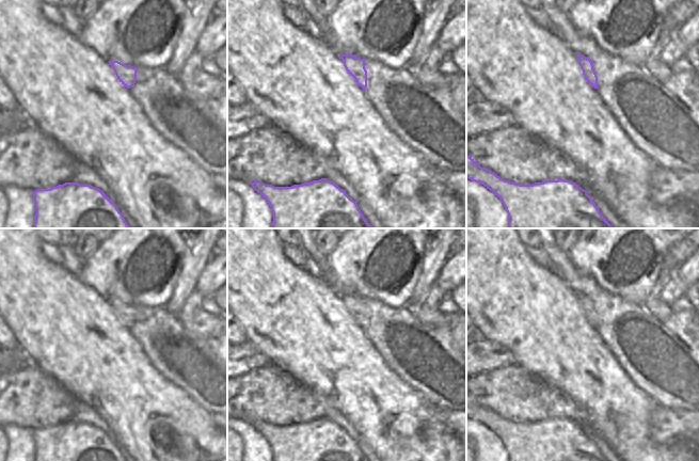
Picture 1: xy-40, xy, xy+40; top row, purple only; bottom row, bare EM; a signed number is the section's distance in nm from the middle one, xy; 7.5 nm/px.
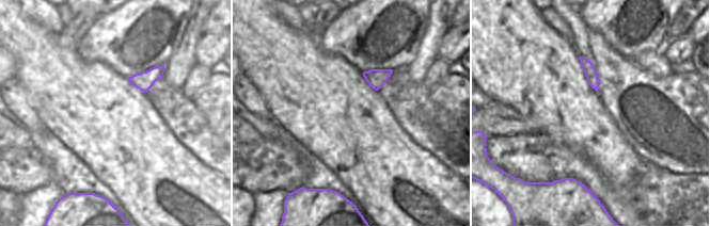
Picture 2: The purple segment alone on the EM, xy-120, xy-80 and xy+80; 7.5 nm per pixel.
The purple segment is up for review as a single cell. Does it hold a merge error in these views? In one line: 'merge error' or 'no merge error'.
merge error

